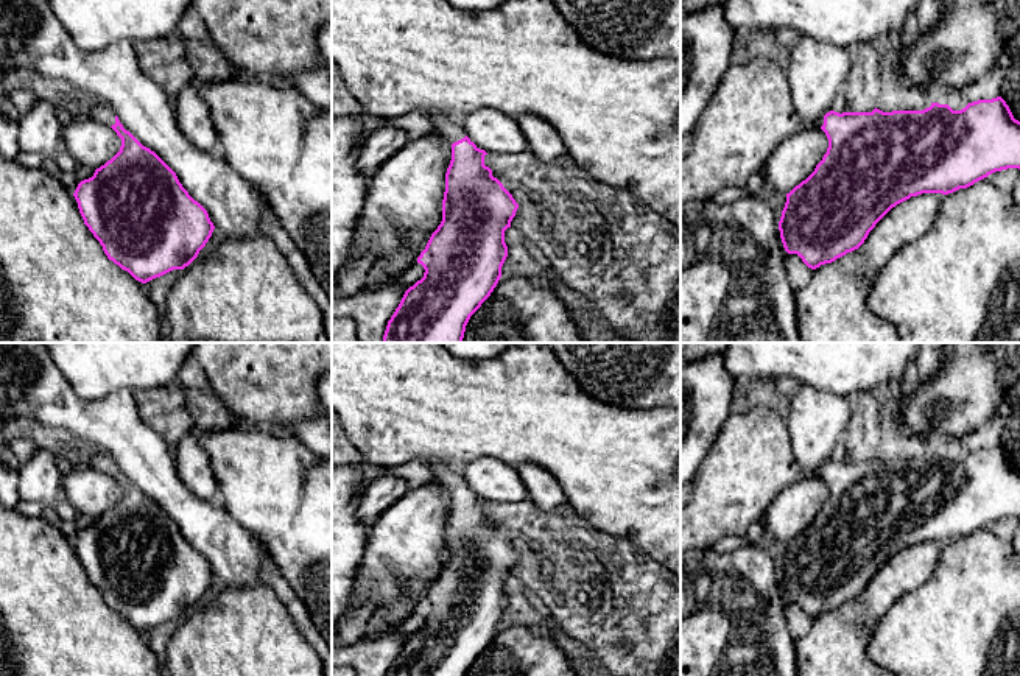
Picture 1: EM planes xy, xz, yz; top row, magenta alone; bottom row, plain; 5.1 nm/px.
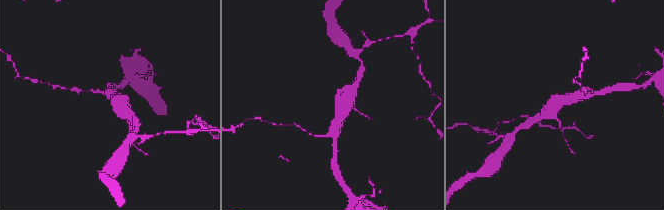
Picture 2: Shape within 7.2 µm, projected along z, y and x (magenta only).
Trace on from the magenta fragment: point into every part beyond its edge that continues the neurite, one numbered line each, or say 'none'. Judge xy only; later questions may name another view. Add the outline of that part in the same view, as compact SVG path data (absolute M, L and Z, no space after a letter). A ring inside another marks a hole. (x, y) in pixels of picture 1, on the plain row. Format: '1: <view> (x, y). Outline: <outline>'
1: xy (100, 461). Outline: M103 452L101 453L93 453L87 466L90 466L90 467L103 472L103 474L107 474L107 475L115 474L114 459Z

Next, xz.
1: xz (447, 475). Outline: M430 461L431 481L436 481L445 486L450 492L455 492L466 486L466 480L463 478L458 467Z

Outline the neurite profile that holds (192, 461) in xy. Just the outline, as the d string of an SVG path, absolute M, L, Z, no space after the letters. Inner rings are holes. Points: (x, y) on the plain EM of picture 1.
M187 431L173 449L176 469L185 488L201 500L218 500L218 484L206 450L199 442L199 431Z

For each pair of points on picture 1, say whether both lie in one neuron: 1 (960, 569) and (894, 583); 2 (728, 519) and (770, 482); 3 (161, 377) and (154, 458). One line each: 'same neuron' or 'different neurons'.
1: different neurons
2: same neuron
3: different neurons

